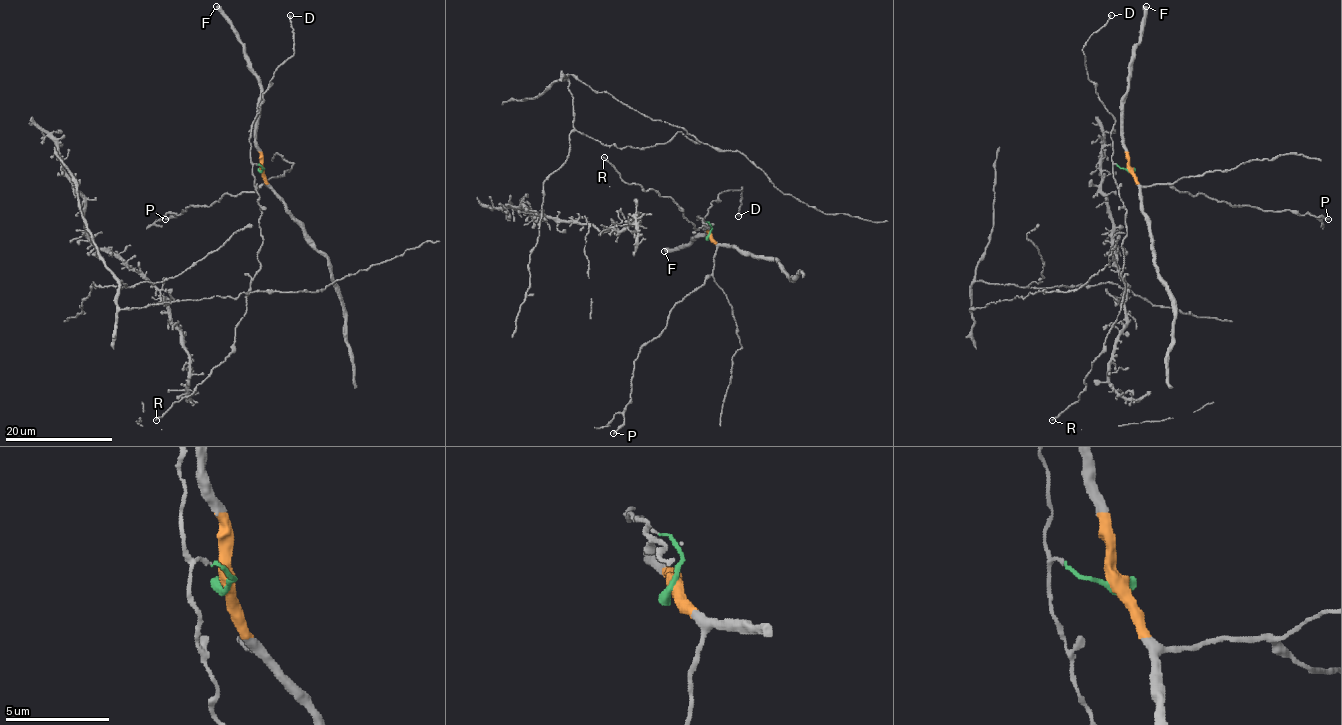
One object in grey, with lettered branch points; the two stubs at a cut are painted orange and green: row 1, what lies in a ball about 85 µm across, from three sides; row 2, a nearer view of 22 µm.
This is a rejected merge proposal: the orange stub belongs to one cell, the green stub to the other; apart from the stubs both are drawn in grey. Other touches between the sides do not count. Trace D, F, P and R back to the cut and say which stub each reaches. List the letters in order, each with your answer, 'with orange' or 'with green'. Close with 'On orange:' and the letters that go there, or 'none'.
D: with green
F: with orange
P: with orange
R: with green
On orange: F, P

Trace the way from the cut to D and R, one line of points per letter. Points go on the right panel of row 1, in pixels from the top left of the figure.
D: (1130, 171), (1111, 160), (1110, 132), (1115, 120), (1088, 77), (1083, 54), (1083, 45), (1111, 15)
R: (1130, 171), (1112, 167), (1127, 235), (1120, 312), (1104, 351), (1084, 379), (1086, 388), (1052, 420)

